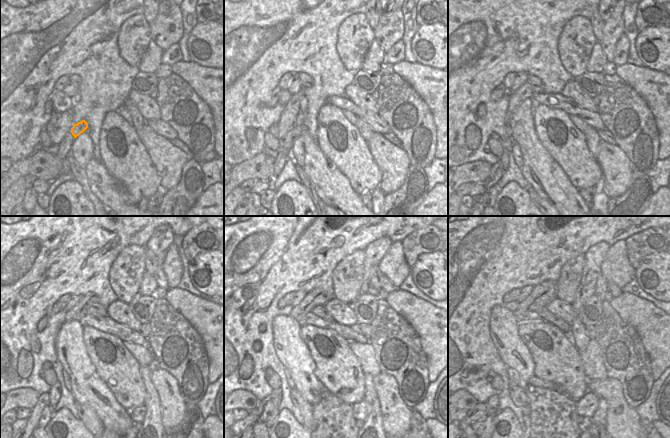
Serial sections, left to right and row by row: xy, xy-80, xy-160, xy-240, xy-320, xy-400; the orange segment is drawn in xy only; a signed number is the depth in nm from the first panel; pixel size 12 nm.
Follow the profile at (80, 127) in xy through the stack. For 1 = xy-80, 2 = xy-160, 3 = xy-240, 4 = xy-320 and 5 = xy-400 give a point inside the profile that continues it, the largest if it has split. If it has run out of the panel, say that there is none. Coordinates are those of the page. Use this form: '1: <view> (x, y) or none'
1: xy-80 (286, 143)
2: xy-160 (504, 159)
3: xy-240 (55, 391)
4: xy-320 (277, 394)
5: xy-400 (489, 419)

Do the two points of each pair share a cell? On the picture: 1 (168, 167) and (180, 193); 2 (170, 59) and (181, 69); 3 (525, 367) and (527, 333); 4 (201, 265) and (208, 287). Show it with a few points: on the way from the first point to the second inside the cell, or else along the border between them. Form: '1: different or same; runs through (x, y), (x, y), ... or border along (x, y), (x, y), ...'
1: different; border along (185, 163), (180, 180), (167, 191)
2: different; border along (182, 59), (172, 66)
3: different; border along (518, 324), (518, 335), (528, 349), (535, 368)
4: same; runs through (209, 263), (213, 271), (212, 279)

